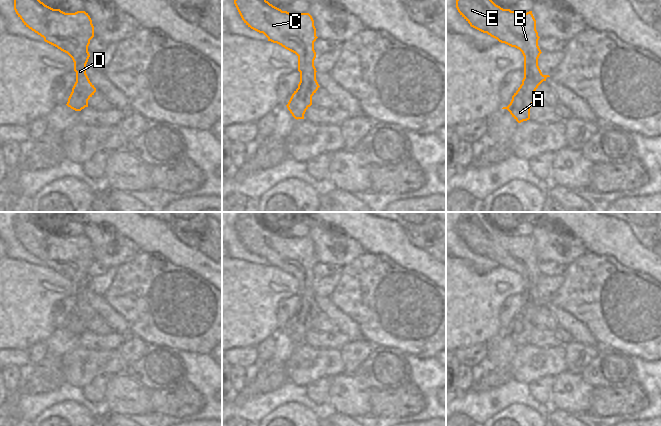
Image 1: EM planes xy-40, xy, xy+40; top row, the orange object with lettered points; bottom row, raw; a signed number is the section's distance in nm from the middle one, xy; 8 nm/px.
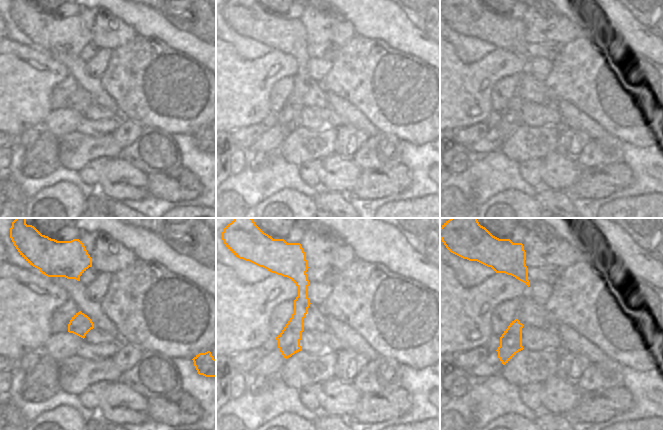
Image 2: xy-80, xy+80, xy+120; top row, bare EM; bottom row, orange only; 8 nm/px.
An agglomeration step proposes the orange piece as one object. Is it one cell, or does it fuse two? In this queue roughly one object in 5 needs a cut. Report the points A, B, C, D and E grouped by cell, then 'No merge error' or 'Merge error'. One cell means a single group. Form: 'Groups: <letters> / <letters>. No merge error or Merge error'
Groups: A B C D E. No merge error.

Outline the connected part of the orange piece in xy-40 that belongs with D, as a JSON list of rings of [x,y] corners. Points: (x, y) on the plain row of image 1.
[[[18,212],[16,214],[14,234],[26,251],[43,261],[45,266],[57,271],[72,282],[76,306],[66,329],[75,335],[81,335],[88,331],[88,324],[96,316],[96,312],[86,298],[86,288],[90,281],[88,270],[94,261],[94,250],[88,237],[85,235],[65,237],[60,233],[53,233],[38,223],[34,212]]]

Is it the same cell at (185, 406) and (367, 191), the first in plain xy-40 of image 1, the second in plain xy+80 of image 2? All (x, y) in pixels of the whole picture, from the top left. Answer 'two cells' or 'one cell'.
one cell

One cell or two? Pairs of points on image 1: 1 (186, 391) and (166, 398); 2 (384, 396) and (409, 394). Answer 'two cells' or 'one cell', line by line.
1: one cell
2: one cell

